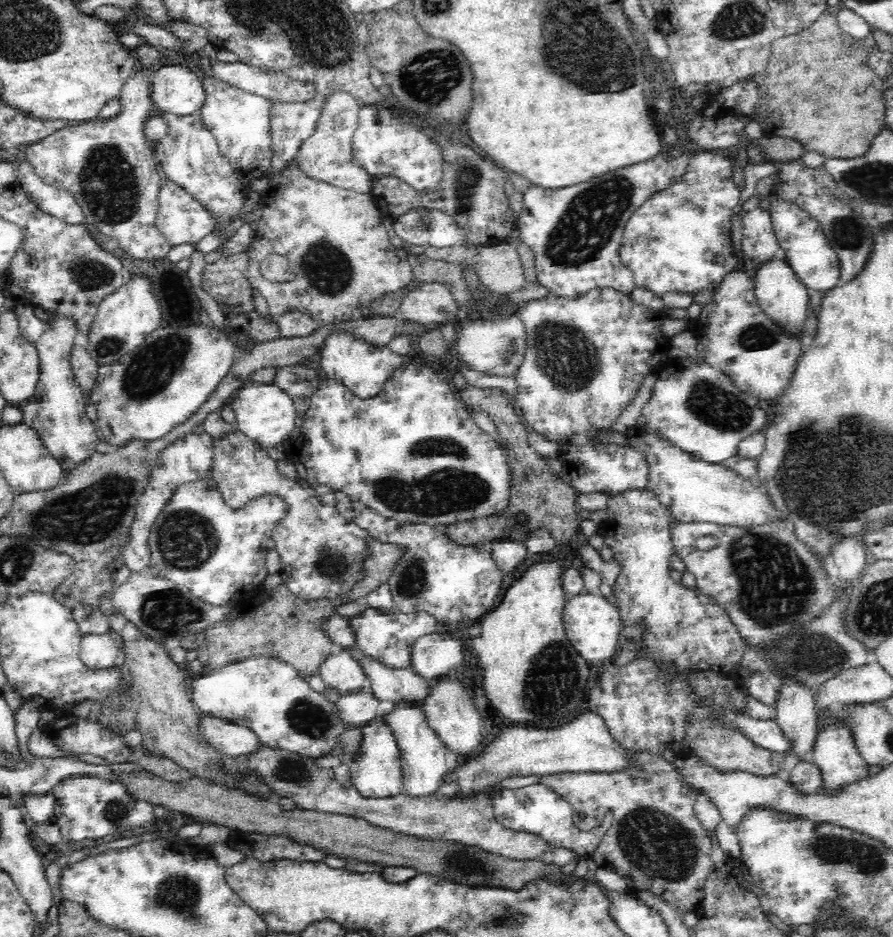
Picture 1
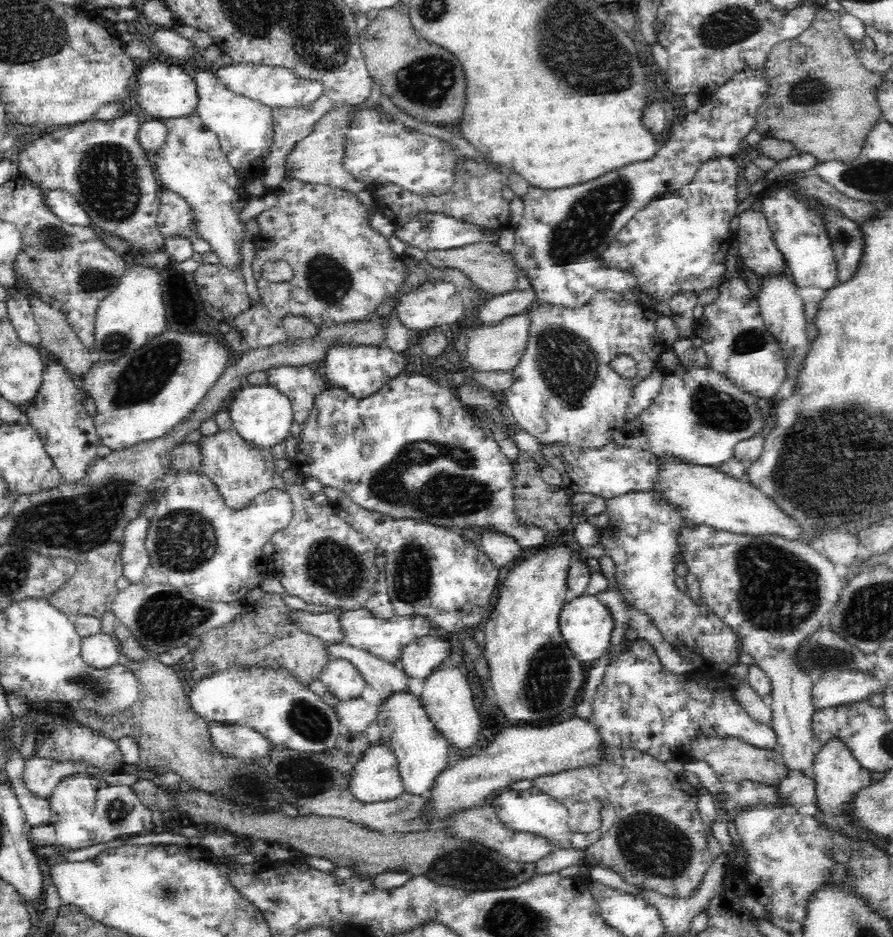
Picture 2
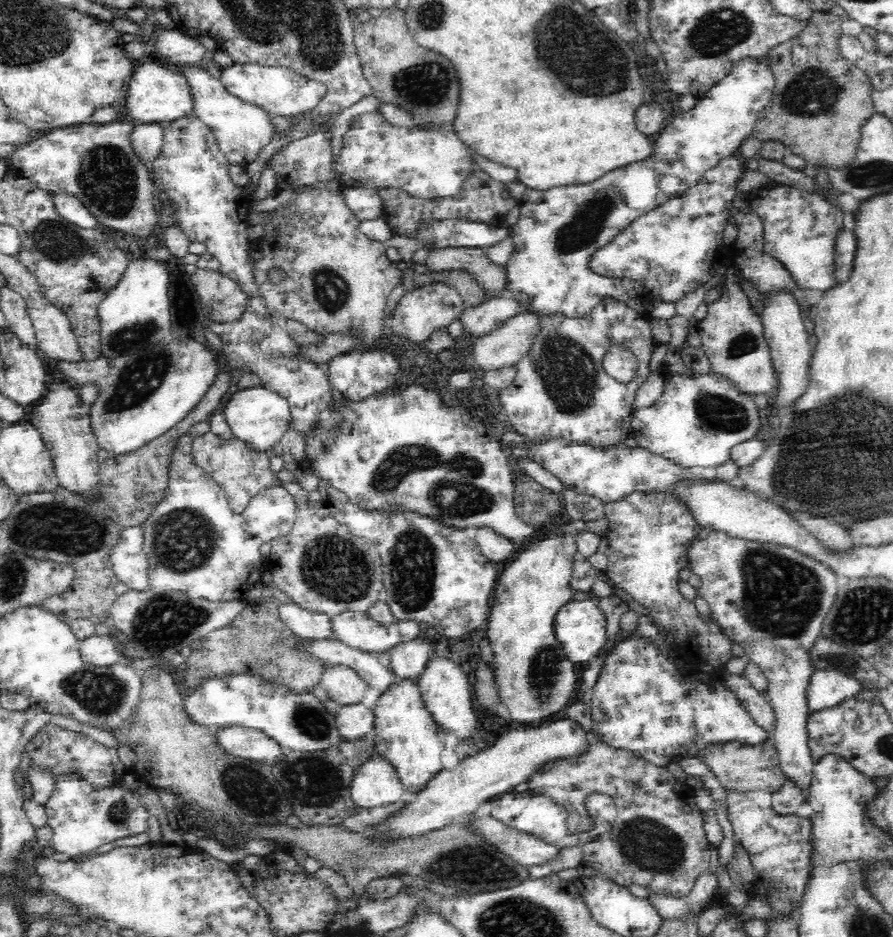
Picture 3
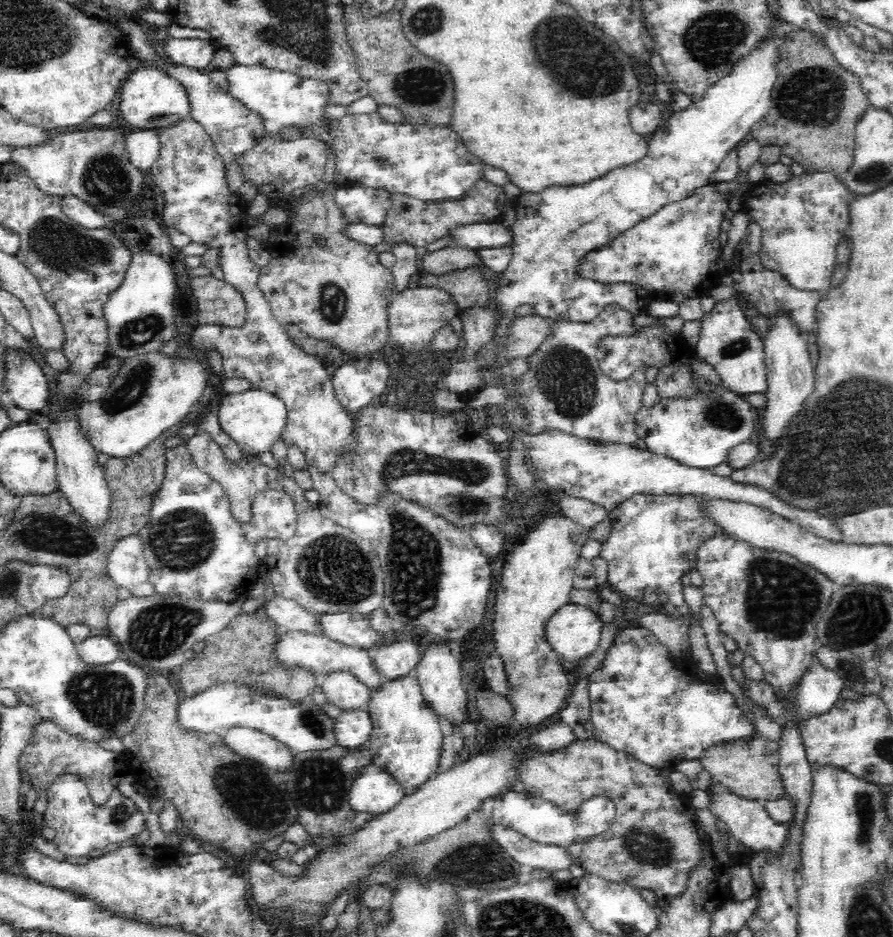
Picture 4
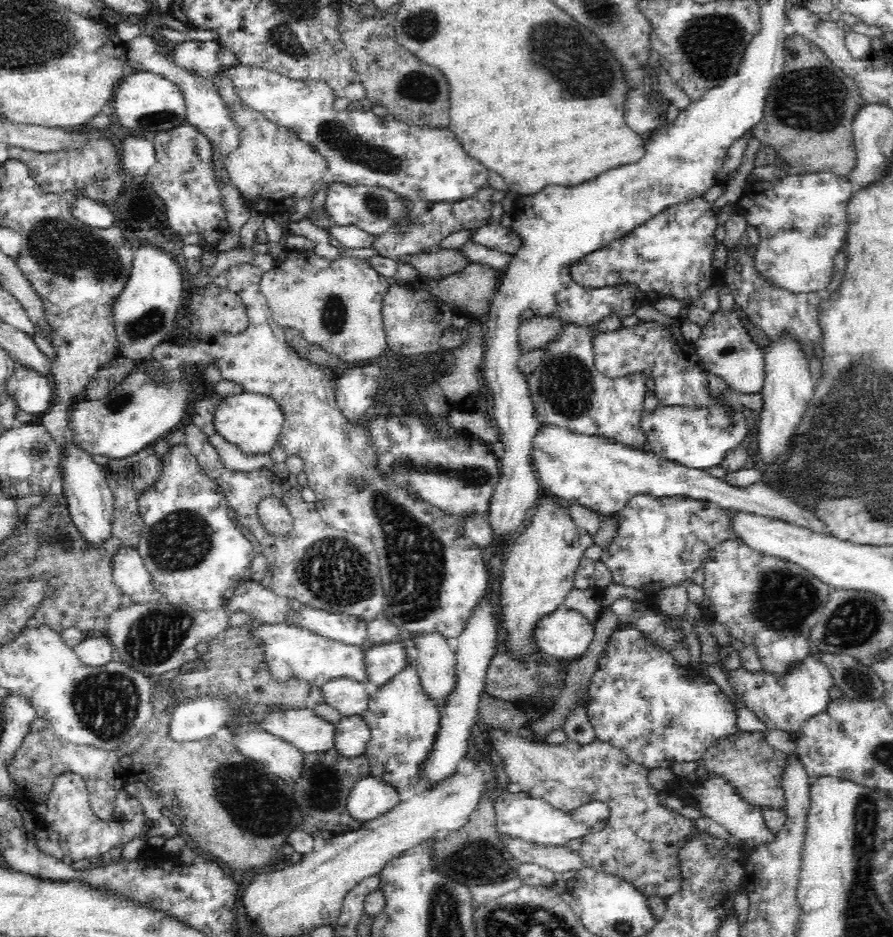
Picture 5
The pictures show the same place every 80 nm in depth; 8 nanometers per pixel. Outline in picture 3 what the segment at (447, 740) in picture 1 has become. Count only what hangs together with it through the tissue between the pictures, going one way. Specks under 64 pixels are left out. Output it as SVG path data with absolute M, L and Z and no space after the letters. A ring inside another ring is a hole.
M434 657L424 671L424 674L417 680L421 697L423 698L425 709L430 712L431 717L439 728L444 728L454 734L453 738L462 742L468 742L472 733L478 726L478 716L472 707L472 692L470 692L470 682L460 669L460 666L448 657Z

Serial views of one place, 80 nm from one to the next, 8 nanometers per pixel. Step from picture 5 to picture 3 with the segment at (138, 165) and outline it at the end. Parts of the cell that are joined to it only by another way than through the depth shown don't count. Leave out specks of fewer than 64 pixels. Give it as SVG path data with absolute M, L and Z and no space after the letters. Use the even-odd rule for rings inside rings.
M149 122L136 124L132 132L132 146L140 155L140 159L150 164L161 151L164 142L164 129L161 123Z

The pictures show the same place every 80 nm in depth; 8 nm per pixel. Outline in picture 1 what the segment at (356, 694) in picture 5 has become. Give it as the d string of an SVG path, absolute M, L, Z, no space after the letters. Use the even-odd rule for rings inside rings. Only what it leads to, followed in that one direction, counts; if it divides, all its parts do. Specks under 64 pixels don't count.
M346 650L328 655L318 674L326 687L336 688L342 695L364 688L367 678L361 662Z

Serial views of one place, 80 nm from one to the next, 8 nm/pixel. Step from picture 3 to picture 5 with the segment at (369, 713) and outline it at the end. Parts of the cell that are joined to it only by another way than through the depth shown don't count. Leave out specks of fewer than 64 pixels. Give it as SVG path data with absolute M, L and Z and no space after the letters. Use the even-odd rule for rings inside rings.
M362 714L342 715L335 724L335 747L342 755L364 753L370 739L370 725Z

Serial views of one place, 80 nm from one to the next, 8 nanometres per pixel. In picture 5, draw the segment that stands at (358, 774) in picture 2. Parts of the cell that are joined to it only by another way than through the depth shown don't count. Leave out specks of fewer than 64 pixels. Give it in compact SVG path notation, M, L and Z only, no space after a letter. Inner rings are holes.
M371 774L358 778L347 795L348 813L360 821L386 814L400 802L400 791L384 777Z

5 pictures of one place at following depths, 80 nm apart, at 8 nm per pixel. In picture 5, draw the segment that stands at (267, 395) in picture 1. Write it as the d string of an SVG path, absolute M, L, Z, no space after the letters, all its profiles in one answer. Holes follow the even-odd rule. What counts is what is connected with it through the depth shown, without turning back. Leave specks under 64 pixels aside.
M242 392L235 396L224 397L218 400L216 405L214 418L216 431L228 442L232 442L243 454L254 456L269 454L279 442L285 411L274 398L264 394Z

